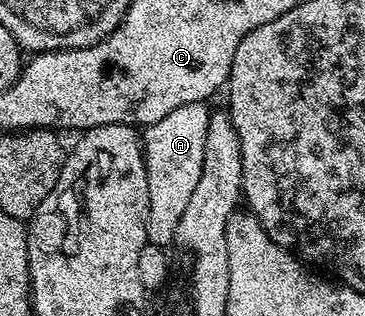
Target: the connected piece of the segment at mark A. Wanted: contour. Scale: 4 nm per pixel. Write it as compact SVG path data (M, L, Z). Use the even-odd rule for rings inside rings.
M205 102L185 104L143 130L145 169L148 171L146 239L149 244L166 247L175 240L180 217L203 174L210 115L211 110Z

